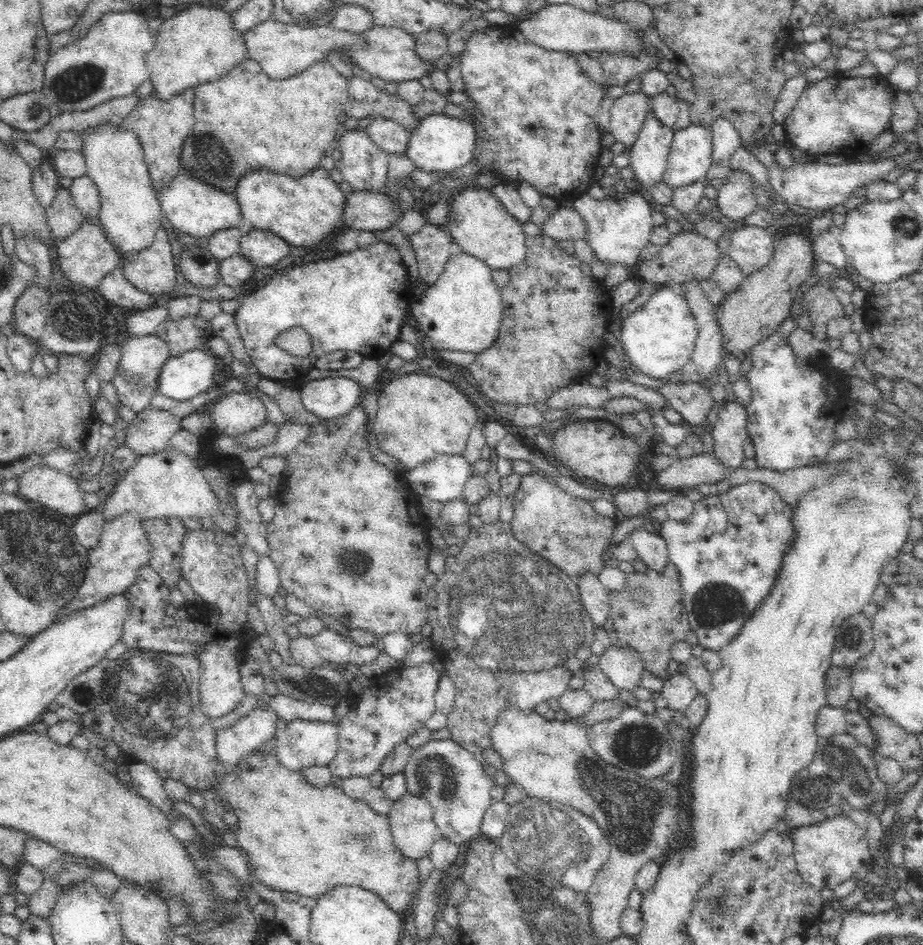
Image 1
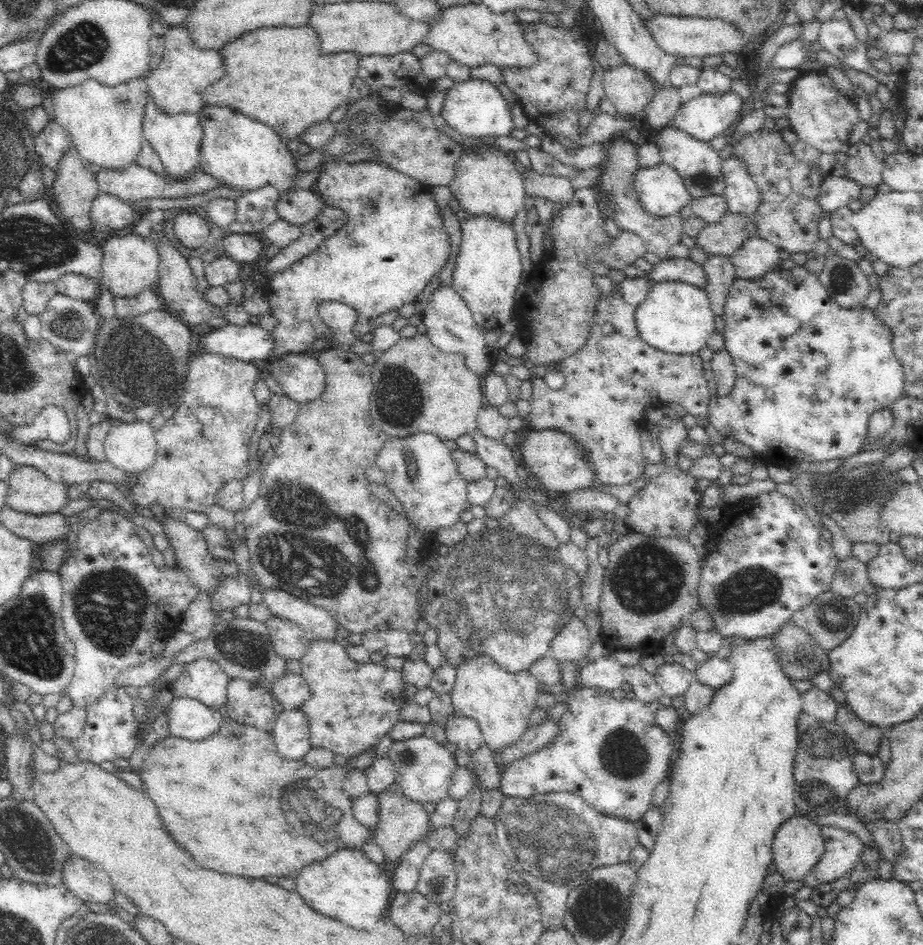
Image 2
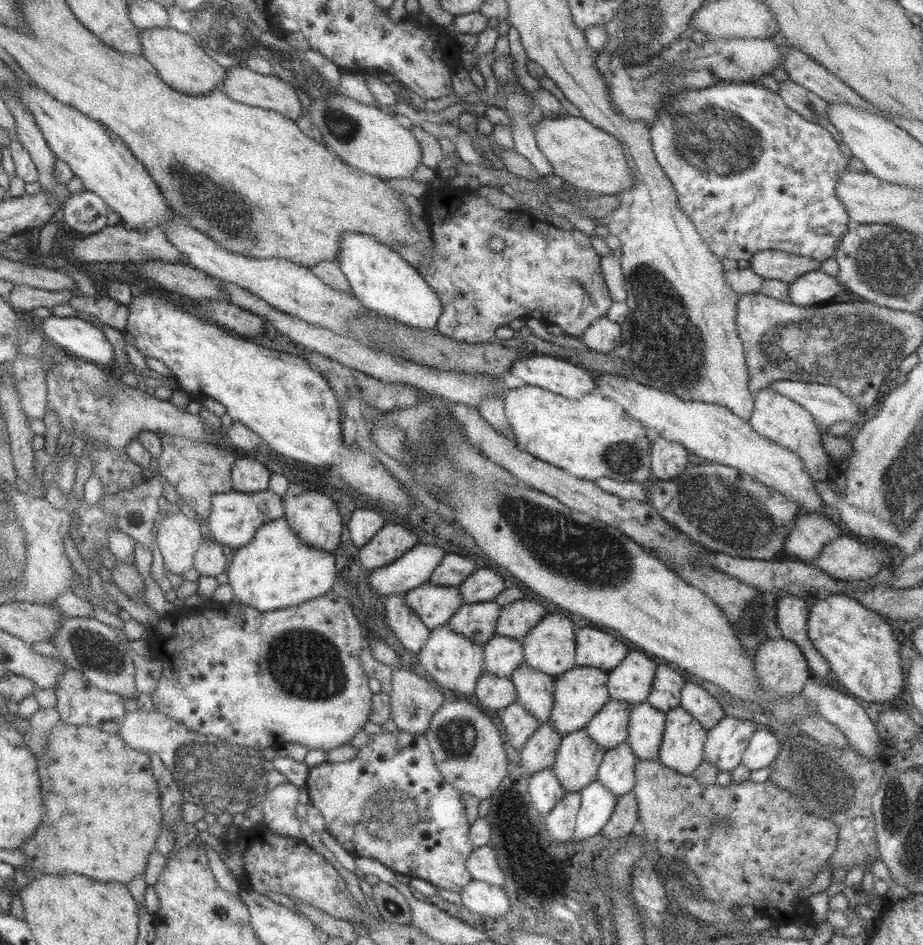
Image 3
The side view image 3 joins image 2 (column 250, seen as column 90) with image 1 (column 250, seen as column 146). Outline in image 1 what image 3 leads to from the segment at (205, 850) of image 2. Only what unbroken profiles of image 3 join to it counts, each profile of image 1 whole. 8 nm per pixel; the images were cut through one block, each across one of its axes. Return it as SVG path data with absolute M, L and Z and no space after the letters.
M274 751L265 757L253 752L246 754L246 757L242 758L238 764L226 765L226 774L222 774L222 776L215 775L214 777L216 777L216 782L210 786L210 789L215 790L219 798L222 798L223 801L226 800L230 806L234 806L233 812L238 816L238 826L236 827L238 828L238 834L235 834L231 838L231 842L246 852L247 856L249 856L249 860L246 858L246 864L247 862L250 863L250 866L254 869L253 875L255 878L263 885L266 885L268 889L281 890L284 893L296 892L300 897L318 898L326 895L329 890L338 886L356 886L372 890L372 893L378 895L400 917L404 917L404 913L411 908L409 905L413 902L413 895L419 890L418 866L416 860L406 858L402 854L402 851L394 844L387 814L375 813L366 804L365 800L359 801L350 798L341 787L328 784L328 786L318 788L317 786L308 784L300 770L293 771L282 766L278 762Z

